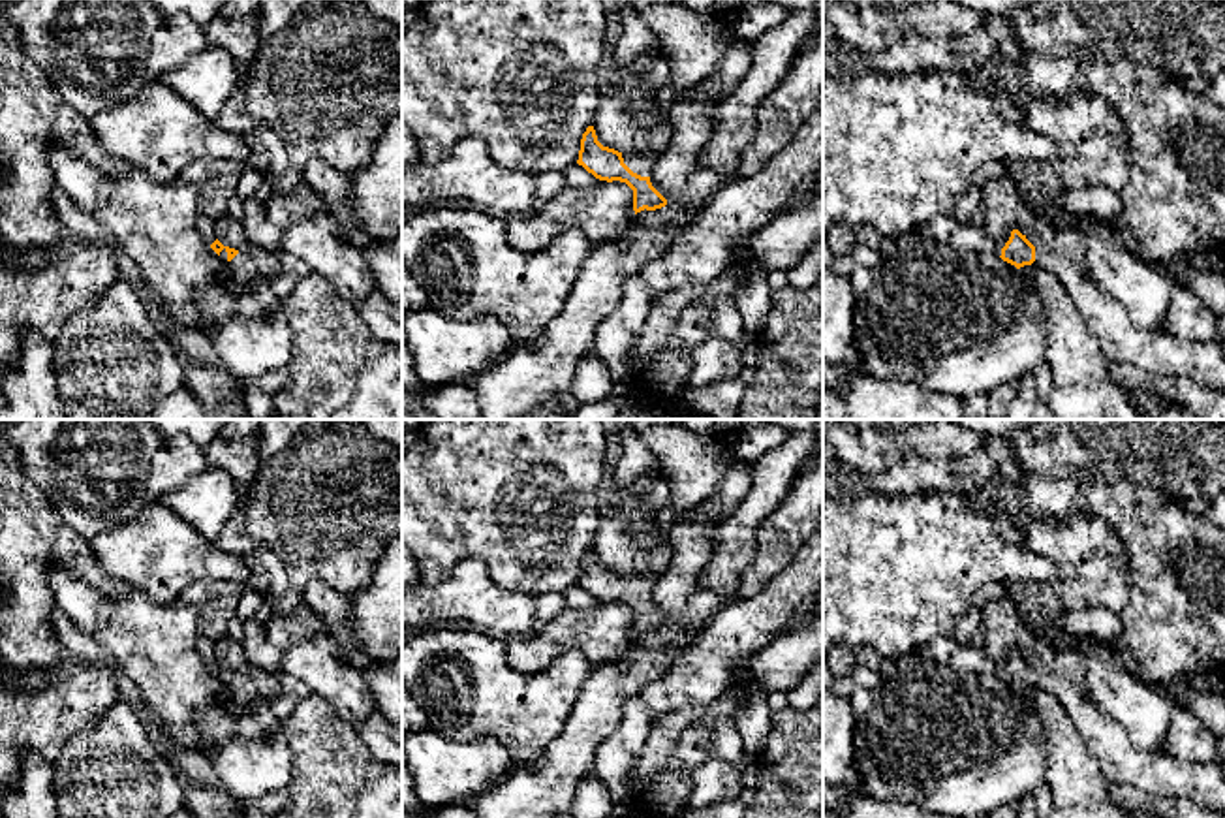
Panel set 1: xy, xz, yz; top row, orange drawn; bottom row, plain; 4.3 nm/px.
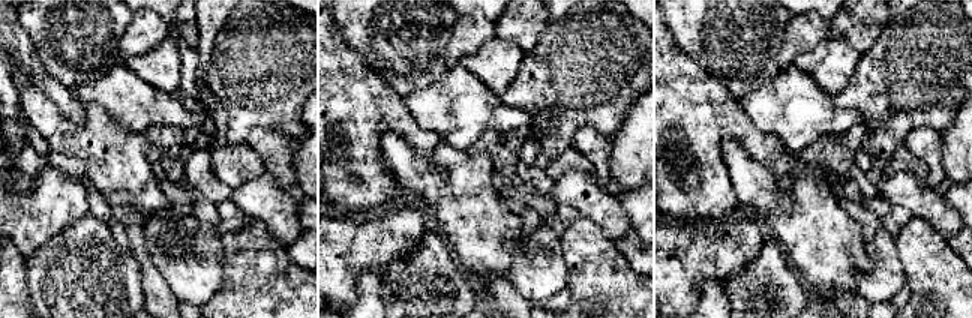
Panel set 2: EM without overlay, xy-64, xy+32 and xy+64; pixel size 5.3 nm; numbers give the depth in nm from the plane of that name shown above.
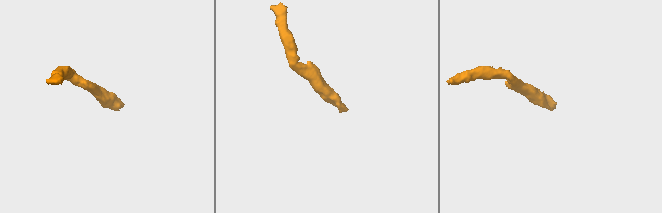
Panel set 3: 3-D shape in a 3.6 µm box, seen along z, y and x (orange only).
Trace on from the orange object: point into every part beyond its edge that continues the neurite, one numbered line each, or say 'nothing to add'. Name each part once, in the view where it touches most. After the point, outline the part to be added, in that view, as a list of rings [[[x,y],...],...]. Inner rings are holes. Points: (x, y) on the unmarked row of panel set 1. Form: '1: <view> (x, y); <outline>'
1: xy (243, 689); [[[225,669],[220,673],[220,681],[224,683],[225,692],[231,696],[231,700],[237,705],[250,705],[254,700],[257,700],[257,684],[256,681],[246,675],[239,673],[231,683],[227,681]]]
2: xz (641, 583); [[[671,540],[667,543],[661,543],[650,549],[646,558],[648,558],[646,568],[643,572],[622,575],[624,585],[641,598],[650,598],[654,583],[671,566],[671,558],[673,558]]]

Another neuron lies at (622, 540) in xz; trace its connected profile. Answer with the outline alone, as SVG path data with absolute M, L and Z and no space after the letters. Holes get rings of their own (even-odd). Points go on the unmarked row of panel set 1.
M656 478L654 487L643 496L599 515L592 545L597 562L622 575L643 572L648 551L671 540L675 521L669 487Z

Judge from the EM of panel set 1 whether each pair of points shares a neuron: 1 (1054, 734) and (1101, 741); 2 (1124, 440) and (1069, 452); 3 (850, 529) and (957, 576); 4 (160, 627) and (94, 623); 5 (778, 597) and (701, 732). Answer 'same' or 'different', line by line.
1: different
2: same
3: same
4: same
5: different

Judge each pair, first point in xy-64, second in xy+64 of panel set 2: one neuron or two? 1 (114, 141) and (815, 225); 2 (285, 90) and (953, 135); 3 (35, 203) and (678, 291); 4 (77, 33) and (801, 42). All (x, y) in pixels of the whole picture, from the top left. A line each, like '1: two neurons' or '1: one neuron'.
1: one neuron
2: two neurons
3: one neuron
4: two neurons

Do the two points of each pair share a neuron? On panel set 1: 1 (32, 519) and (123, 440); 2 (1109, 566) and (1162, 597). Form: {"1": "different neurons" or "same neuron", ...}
{"1": "different neurons", "2": "different neurons"}

